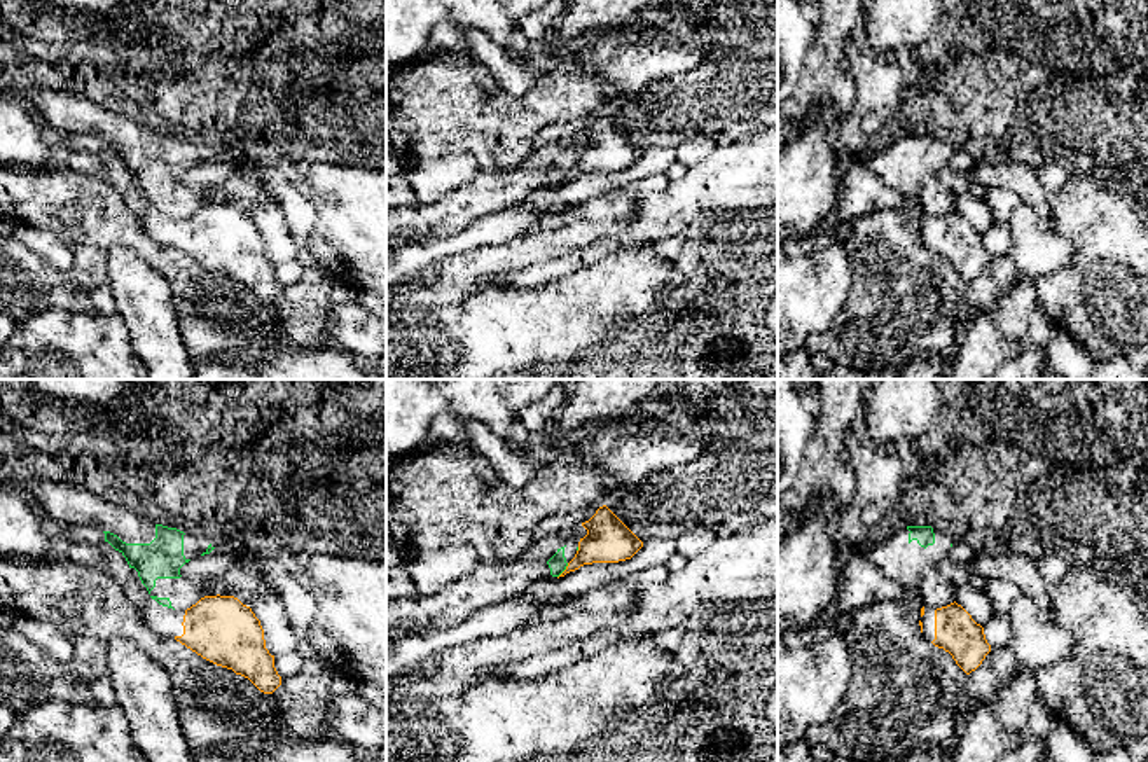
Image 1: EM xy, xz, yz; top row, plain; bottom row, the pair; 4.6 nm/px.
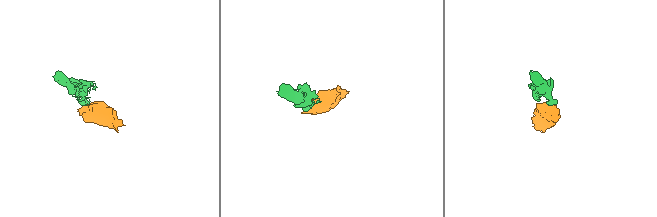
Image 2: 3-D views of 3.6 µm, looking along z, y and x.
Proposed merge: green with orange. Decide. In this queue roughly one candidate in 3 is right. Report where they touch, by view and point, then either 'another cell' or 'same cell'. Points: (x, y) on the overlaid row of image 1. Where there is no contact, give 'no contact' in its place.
meets green in xz at (565, 568); another cell

